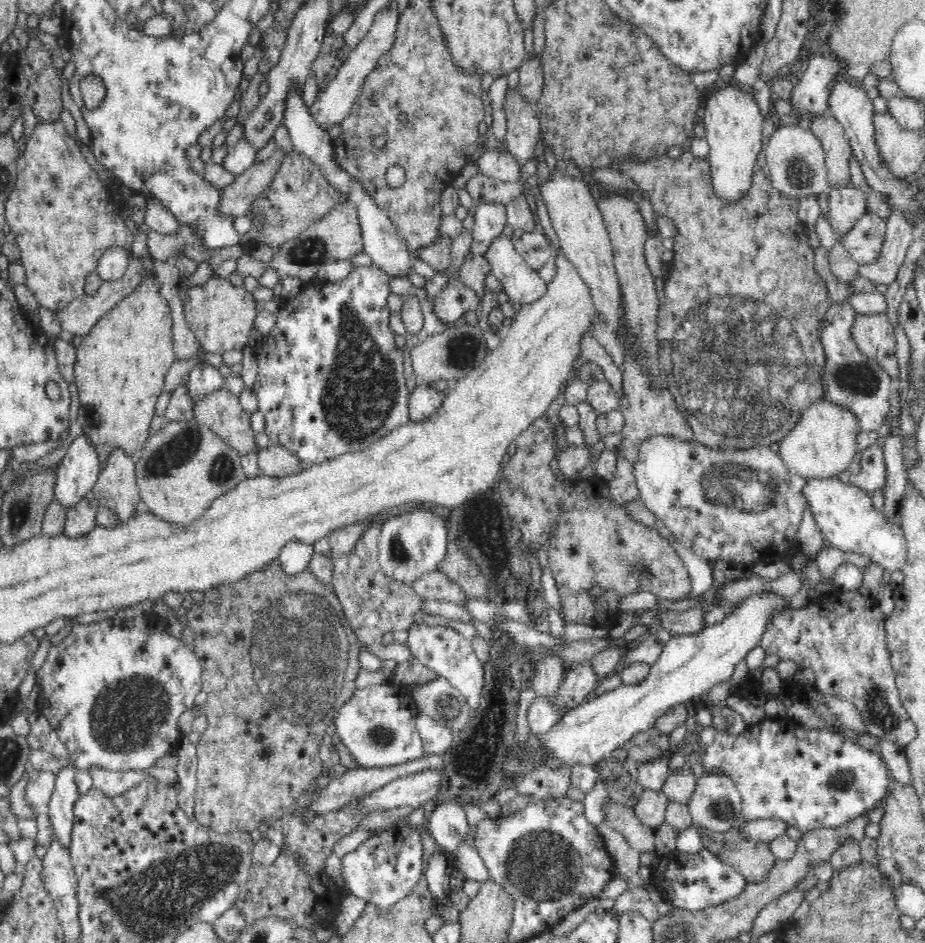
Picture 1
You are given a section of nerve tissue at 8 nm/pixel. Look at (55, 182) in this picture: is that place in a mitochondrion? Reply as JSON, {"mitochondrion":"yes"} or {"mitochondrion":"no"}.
{"mitochondrion":"yes"}

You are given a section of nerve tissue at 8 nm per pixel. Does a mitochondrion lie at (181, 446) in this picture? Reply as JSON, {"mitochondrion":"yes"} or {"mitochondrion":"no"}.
{"mitochondrion":"yes"}

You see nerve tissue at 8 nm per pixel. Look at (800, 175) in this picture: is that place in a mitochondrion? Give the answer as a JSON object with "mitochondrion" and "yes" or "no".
{"mitochondrion":"yes"}

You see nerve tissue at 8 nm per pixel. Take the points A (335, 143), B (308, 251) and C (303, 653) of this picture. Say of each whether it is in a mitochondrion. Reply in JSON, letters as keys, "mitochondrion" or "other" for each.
{"A":"other","B":"mitochondrion","C":"mitochondrion"}

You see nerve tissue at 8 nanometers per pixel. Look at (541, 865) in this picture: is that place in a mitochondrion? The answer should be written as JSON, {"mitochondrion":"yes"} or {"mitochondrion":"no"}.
{"mitochondrion":"yes"}

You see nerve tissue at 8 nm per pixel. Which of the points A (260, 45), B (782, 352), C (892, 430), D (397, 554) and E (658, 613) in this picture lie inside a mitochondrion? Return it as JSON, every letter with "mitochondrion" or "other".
{"A":"other","B":"mitochondrion","C":"other","D":"mitochondrion","E":"other"}

